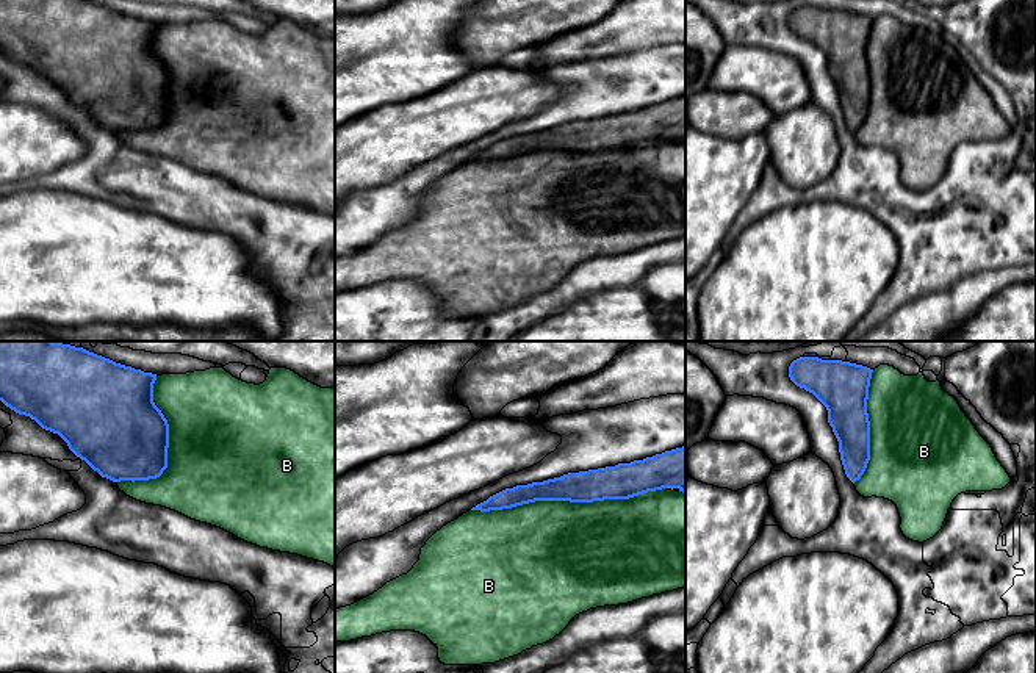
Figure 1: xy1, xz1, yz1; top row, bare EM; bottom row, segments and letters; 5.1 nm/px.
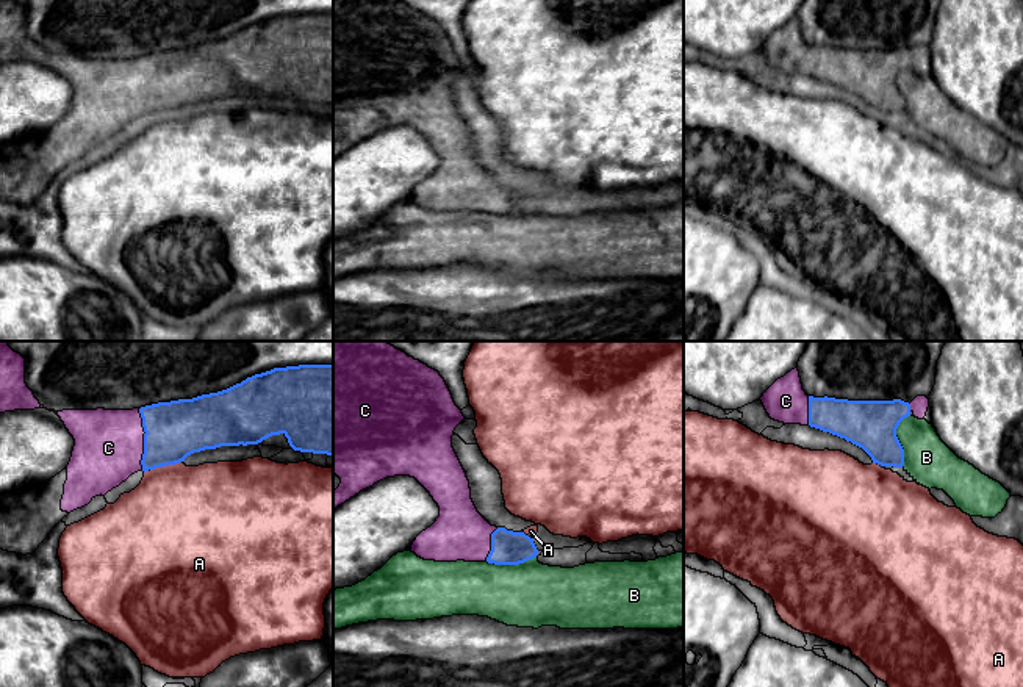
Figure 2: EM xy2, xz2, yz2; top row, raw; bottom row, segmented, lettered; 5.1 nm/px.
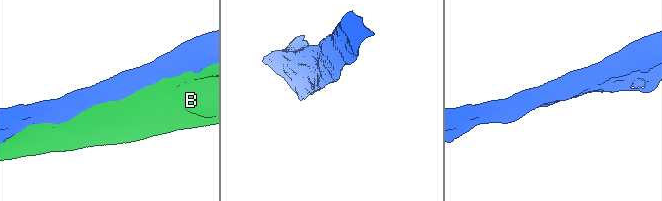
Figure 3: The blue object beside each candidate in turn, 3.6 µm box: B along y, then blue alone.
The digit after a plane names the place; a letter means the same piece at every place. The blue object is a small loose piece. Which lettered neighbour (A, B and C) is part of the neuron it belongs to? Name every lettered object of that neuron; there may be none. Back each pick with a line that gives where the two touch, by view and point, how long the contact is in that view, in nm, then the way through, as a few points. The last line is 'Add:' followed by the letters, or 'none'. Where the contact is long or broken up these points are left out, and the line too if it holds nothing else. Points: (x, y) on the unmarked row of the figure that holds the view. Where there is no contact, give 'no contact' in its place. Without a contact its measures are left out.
C: meets blue in xy2 at (144, 89); contact 320 nm long
Add: C

